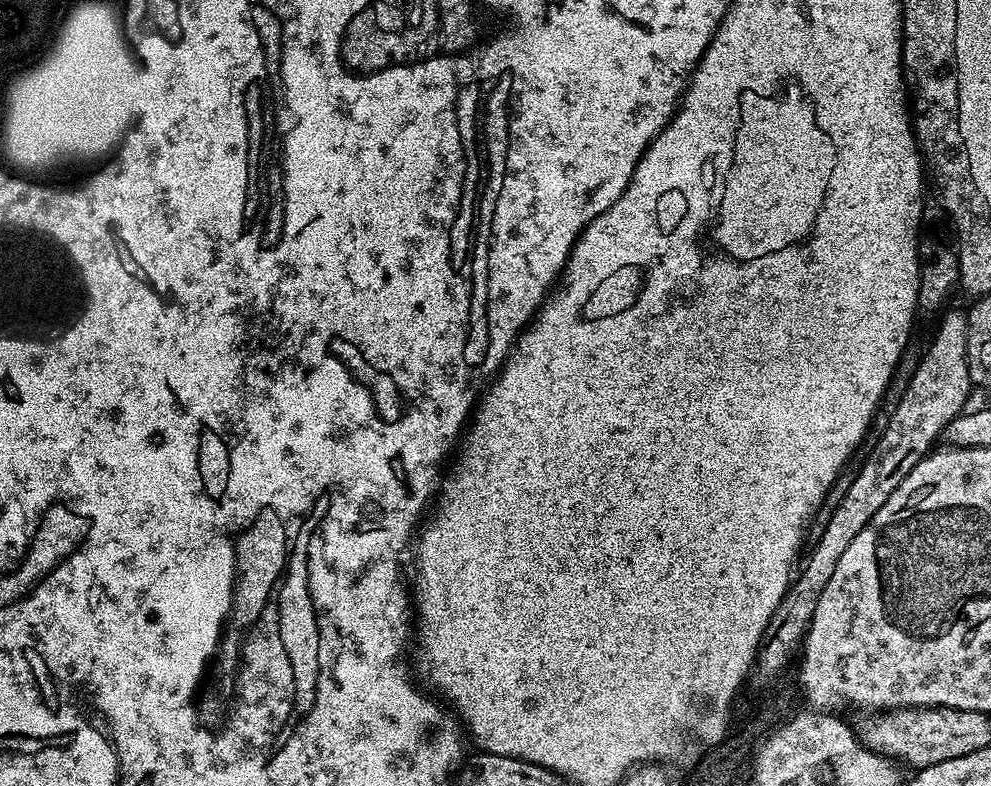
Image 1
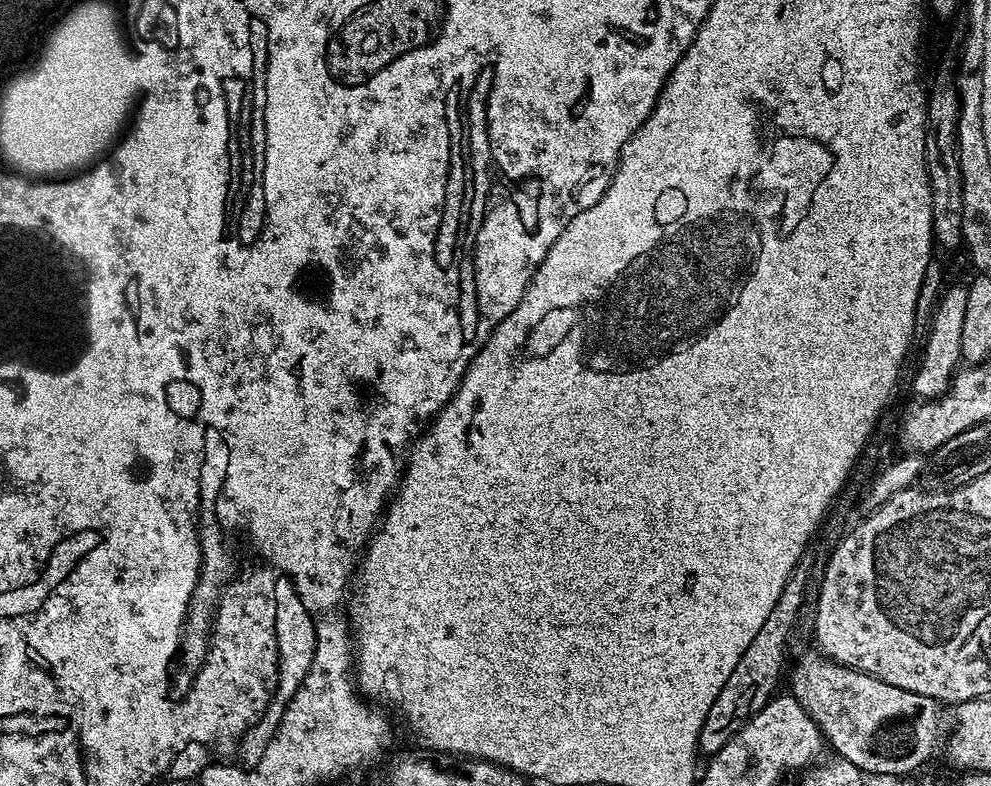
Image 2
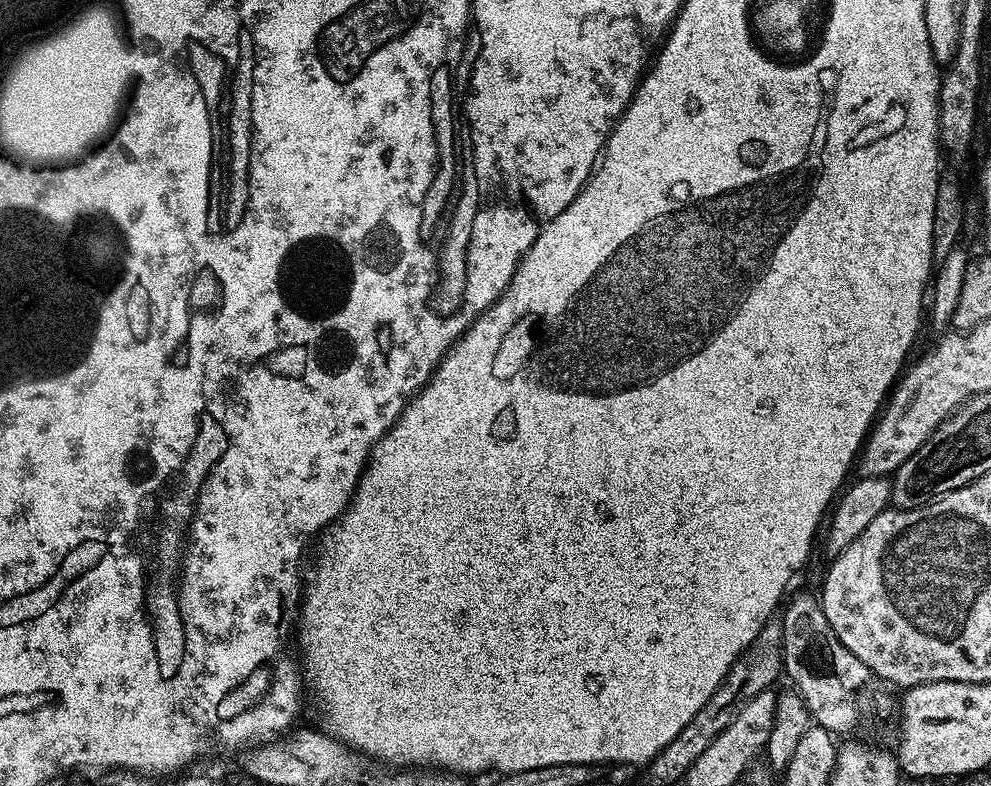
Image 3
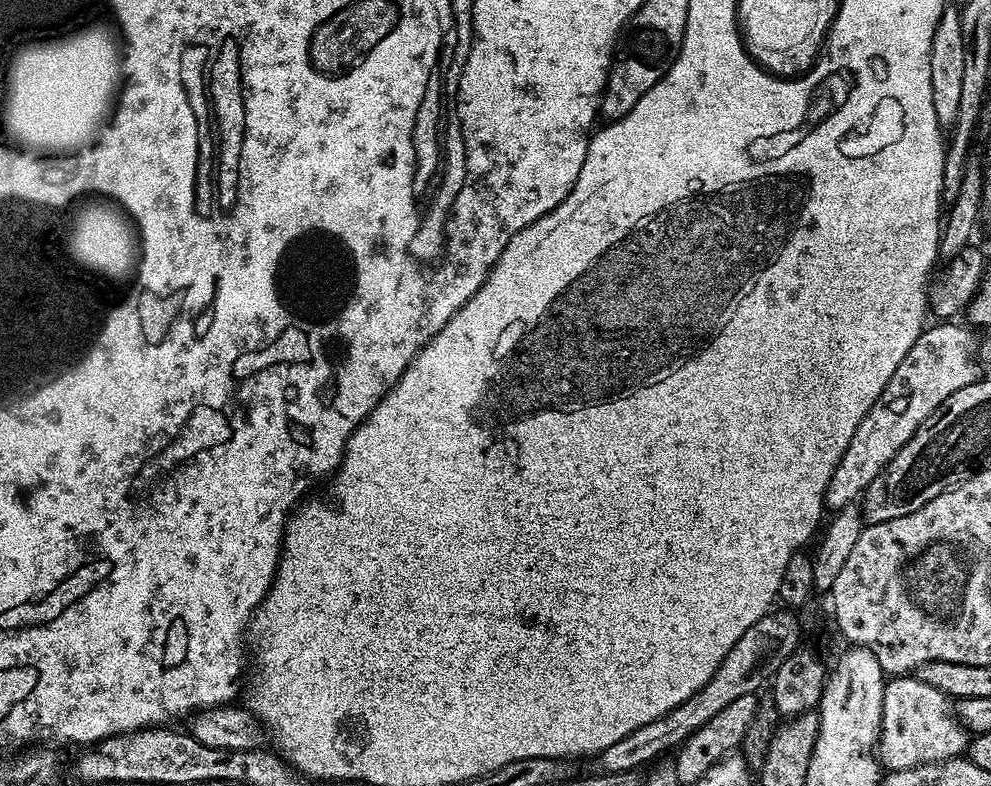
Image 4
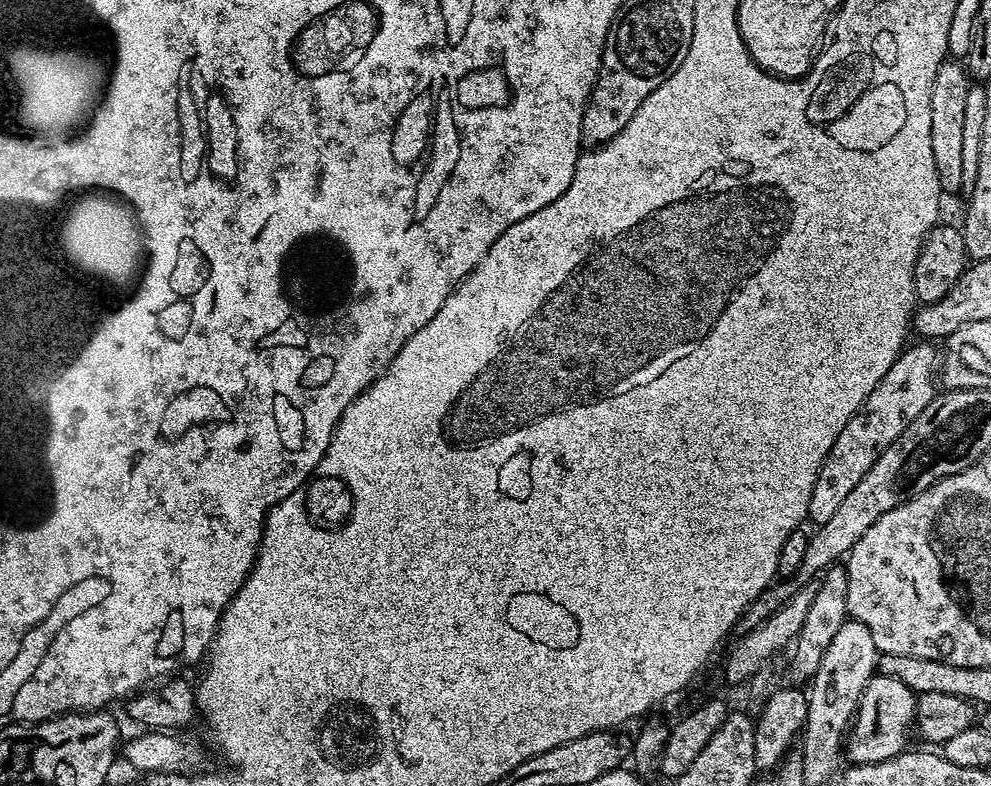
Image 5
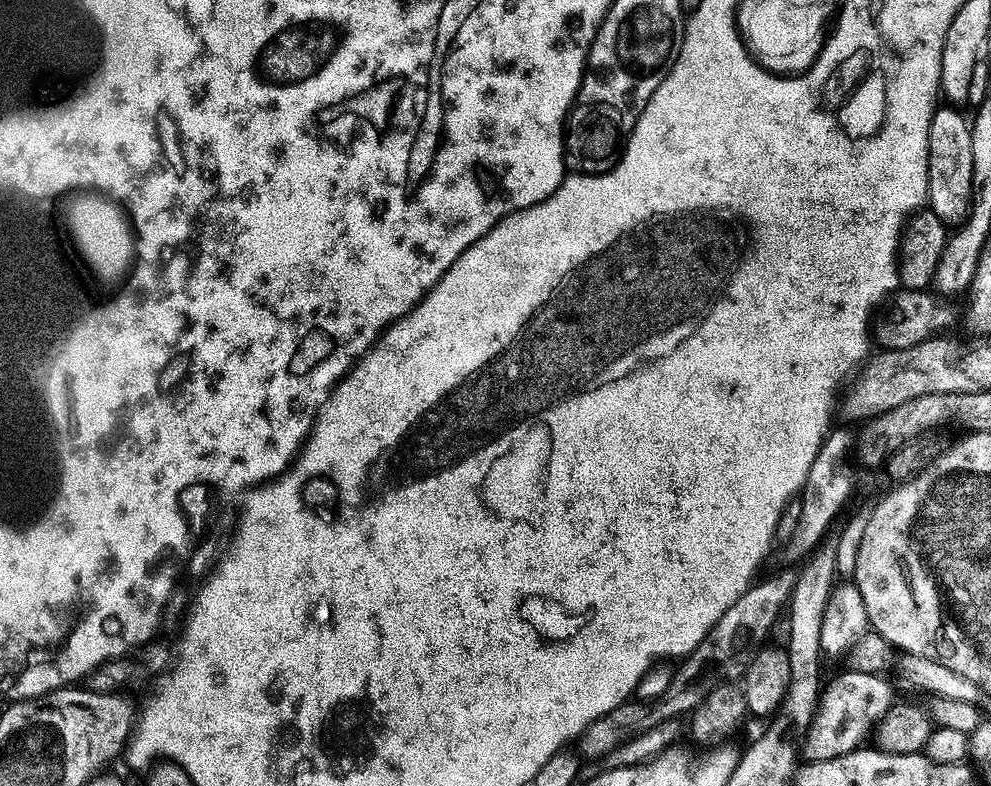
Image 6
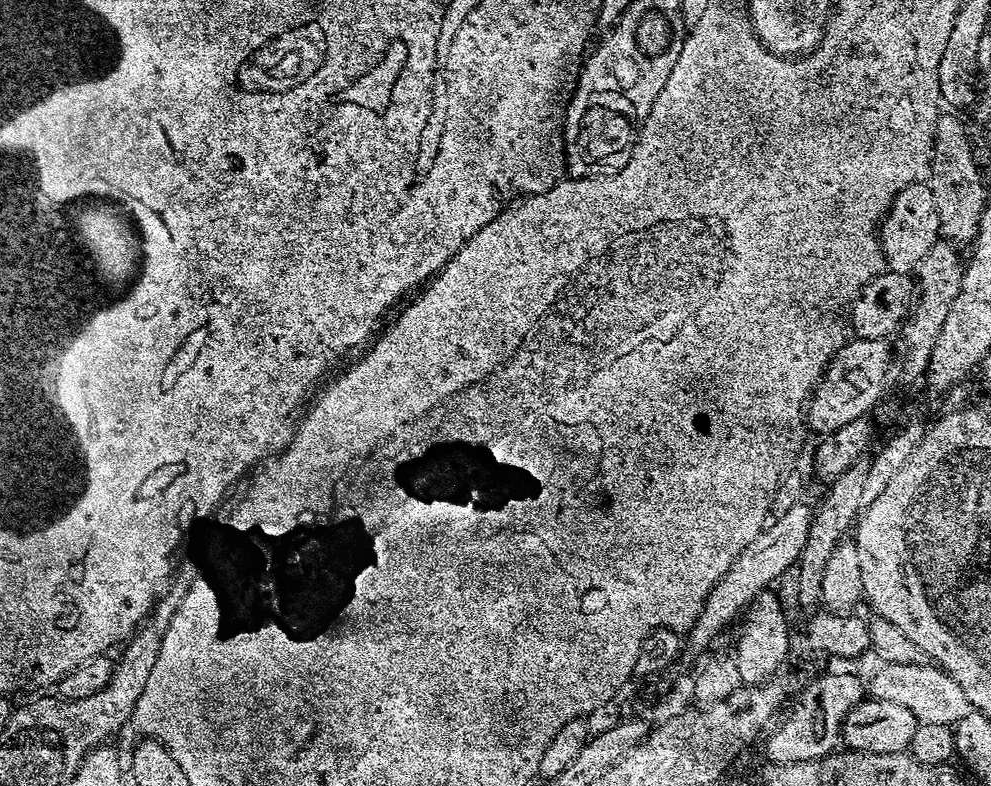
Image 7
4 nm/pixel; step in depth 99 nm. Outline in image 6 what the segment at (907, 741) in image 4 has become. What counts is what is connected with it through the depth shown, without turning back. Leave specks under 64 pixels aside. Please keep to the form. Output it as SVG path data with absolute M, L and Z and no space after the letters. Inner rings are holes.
M851 668L845 670L821 691L821 705L804 739L807 761L828 761L855 752L867 741L864 740L867 736L869 739L876 732L880 720L892 708L892 688L884 676L862 674Z

